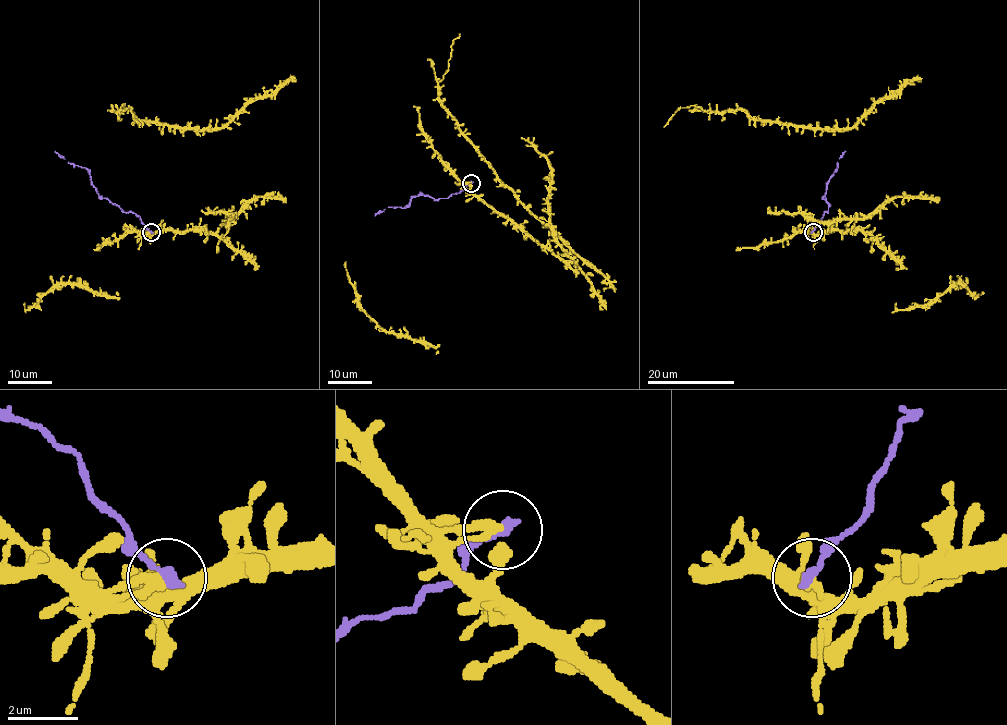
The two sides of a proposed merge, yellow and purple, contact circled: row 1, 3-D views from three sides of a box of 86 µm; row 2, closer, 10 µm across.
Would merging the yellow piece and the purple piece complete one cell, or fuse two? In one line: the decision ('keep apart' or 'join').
keep apart

